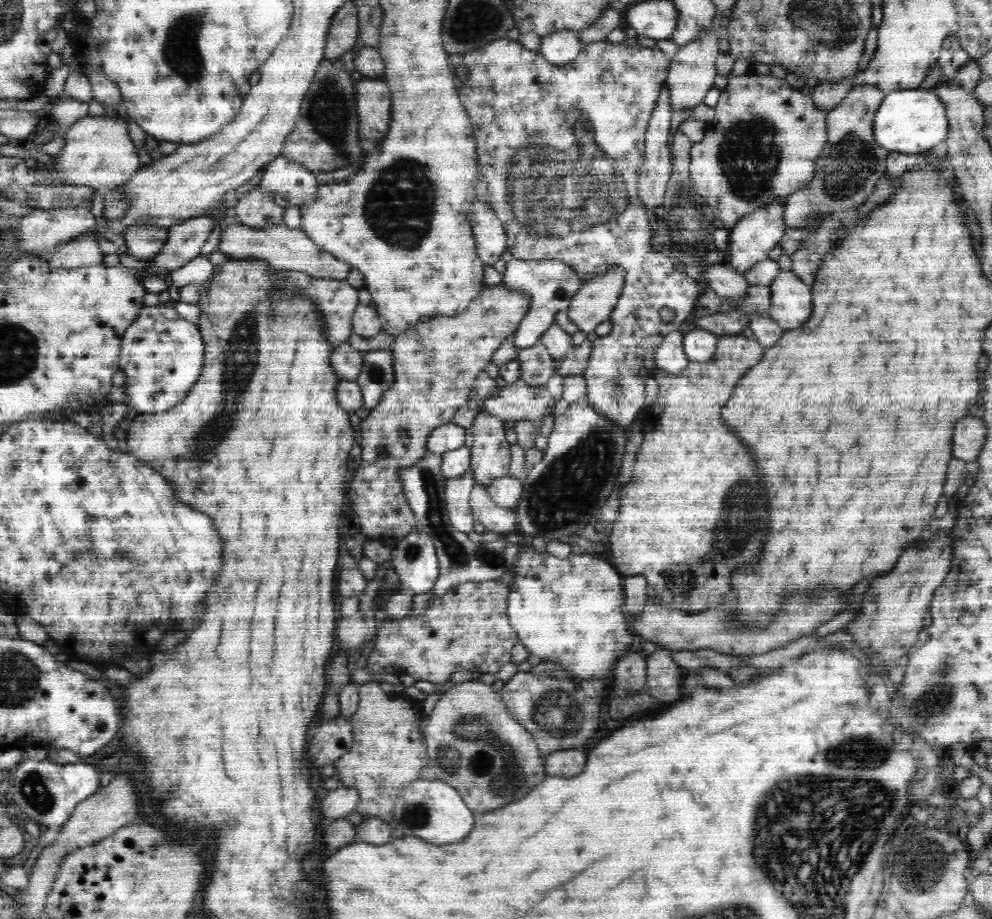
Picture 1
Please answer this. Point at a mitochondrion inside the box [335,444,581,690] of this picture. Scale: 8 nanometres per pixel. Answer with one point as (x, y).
(460, 557)

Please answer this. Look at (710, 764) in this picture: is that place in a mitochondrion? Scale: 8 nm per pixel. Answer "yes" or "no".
no

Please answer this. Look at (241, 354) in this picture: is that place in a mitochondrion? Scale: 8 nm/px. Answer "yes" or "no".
yes

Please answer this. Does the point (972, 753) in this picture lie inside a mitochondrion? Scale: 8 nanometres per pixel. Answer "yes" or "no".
no

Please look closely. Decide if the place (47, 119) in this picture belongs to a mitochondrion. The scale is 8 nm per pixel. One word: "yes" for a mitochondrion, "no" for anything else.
no

